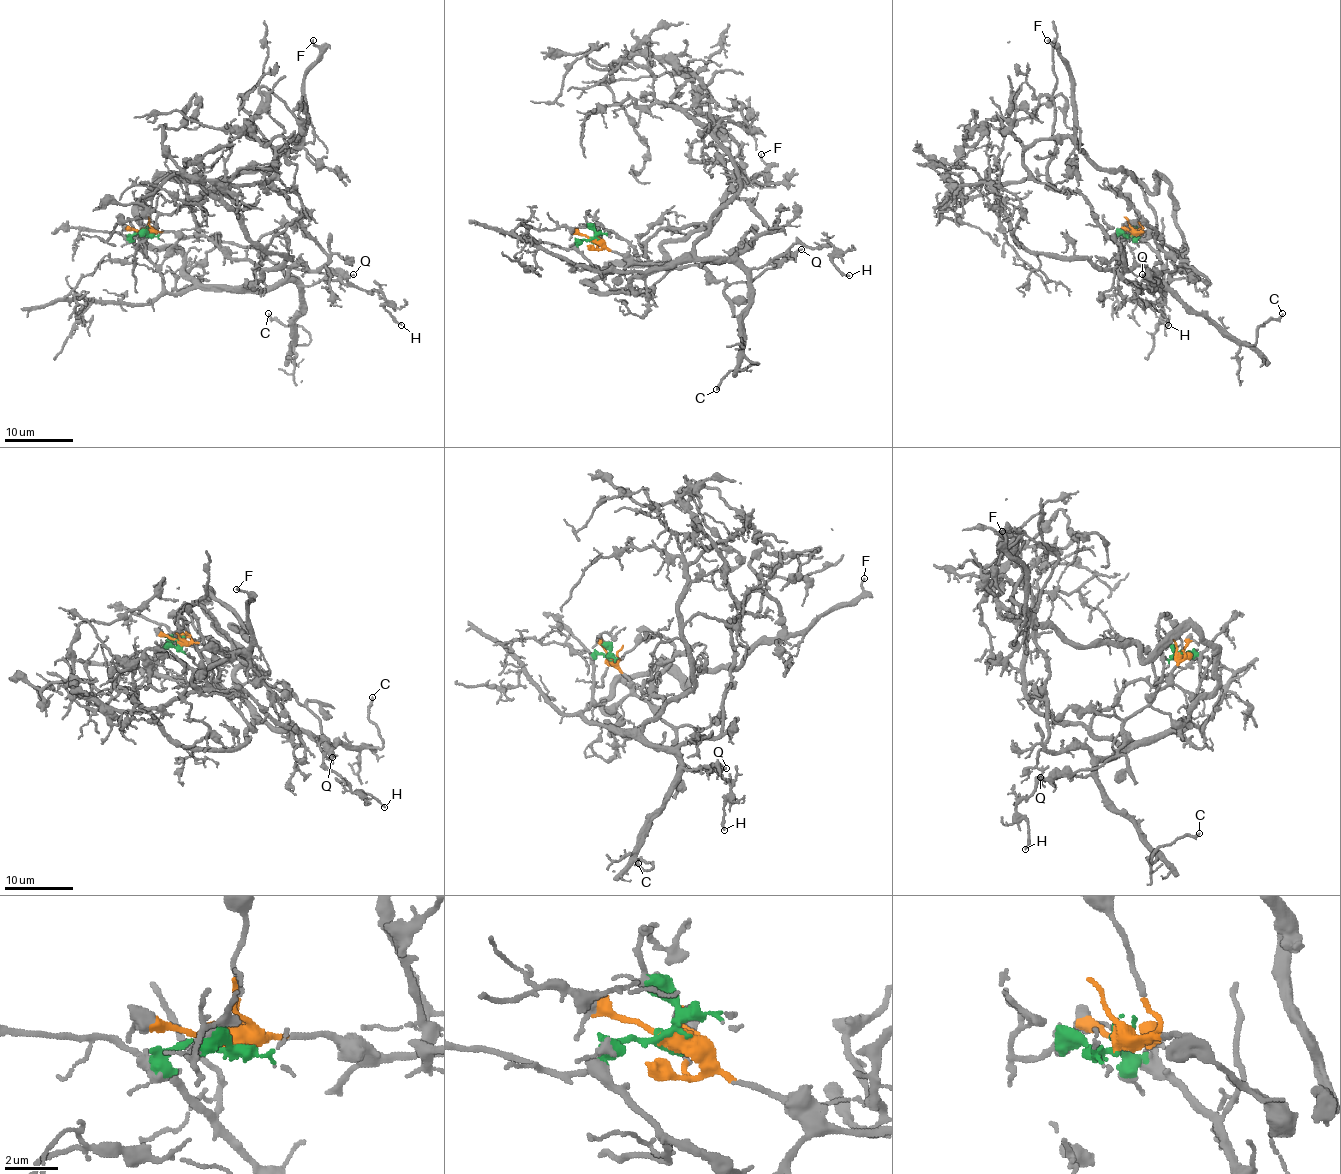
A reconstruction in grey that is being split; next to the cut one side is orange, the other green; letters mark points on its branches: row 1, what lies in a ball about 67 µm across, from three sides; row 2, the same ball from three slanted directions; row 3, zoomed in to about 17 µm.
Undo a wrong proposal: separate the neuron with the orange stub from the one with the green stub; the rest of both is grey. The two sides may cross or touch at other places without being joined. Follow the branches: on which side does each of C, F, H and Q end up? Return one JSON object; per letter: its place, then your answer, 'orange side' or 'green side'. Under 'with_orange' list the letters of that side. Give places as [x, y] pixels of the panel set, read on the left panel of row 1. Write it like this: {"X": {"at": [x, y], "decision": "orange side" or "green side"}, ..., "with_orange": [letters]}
{"C": {"at": [268, 313], "decision": "green side"}, "F": {"at": [313, 40], "decision": "green side"}, "H": {"at": [401, 325], "decision": "green side"}, "Q": {"at": [353, 274], "decision": "orange side"}, "with_orange": ["Q"]}

